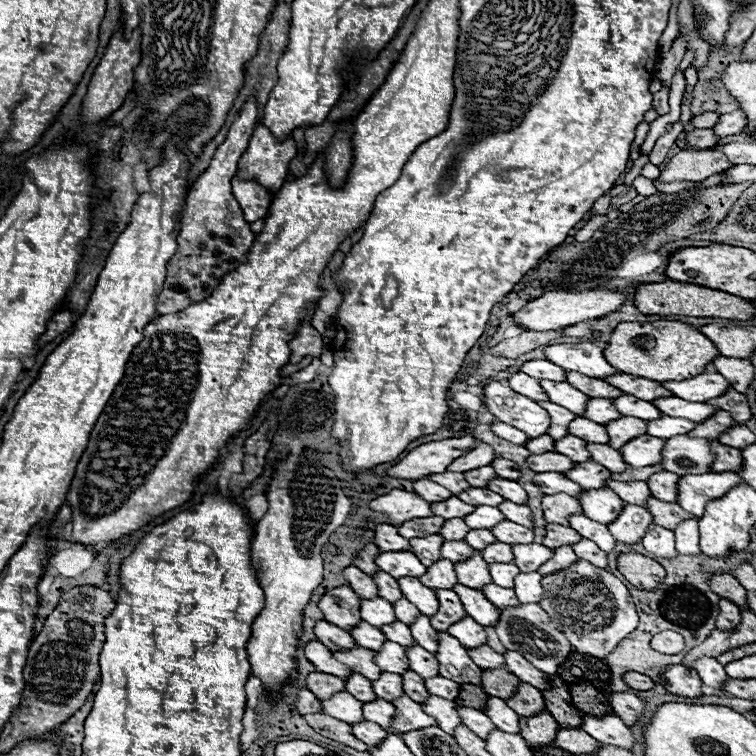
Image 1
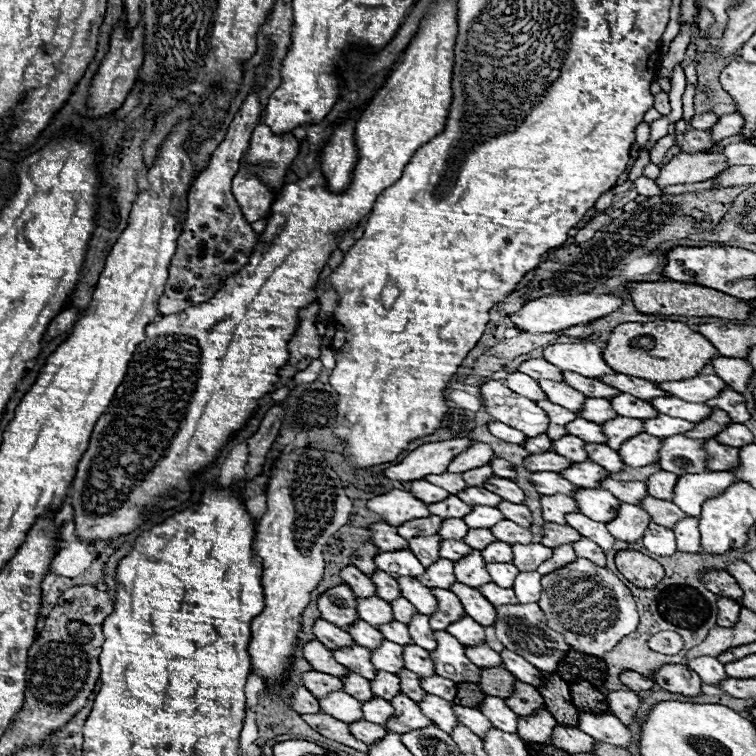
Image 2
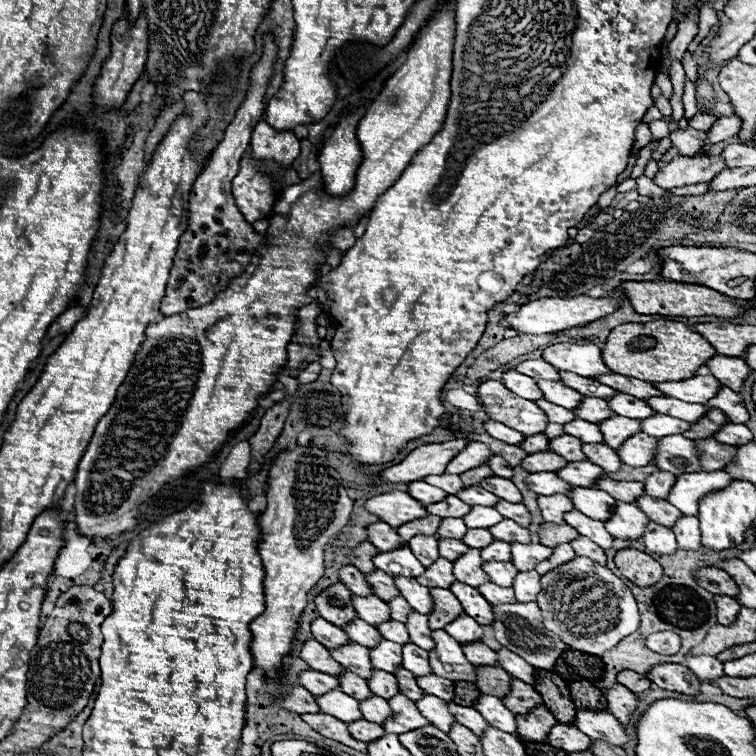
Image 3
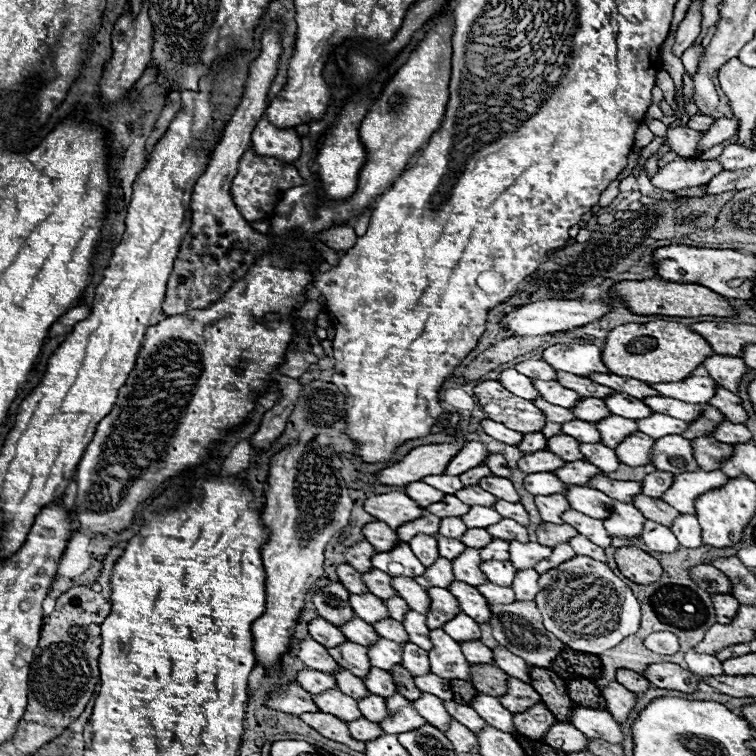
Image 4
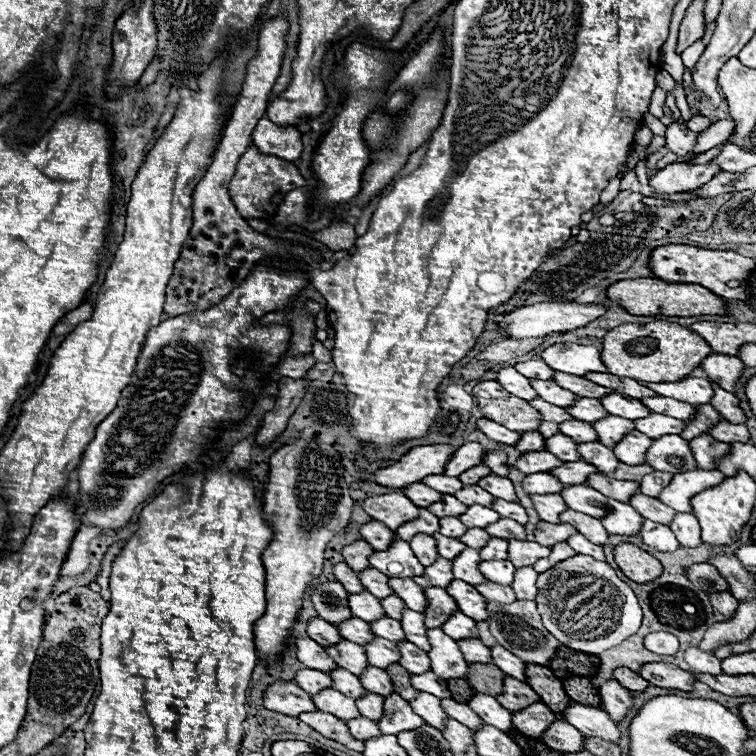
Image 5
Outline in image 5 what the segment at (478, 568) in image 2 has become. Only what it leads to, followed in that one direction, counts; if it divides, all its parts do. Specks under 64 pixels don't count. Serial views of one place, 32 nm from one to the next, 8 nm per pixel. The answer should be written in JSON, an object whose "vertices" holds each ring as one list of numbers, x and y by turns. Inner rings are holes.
{"vertices":[[466,548,464,552,460,552,460,554,452,560,452,564,454,564,454,568,452,568,454,578,460,578,460,580,464,580,464,582,468,582,468,584,472,584,472,586,486,582,484,576,480,574,480,570,478,570,478,564,480,564,480,554,478,554,478,550]]}

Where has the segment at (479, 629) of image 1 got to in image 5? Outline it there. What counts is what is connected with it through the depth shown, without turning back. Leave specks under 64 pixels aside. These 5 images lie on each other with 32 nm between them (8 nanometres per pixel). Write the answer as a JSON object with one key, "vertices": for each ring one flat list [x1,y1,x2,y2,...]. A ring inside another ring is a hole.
{"vertices":[[452,612,452,616,442,624,442,630,454,638,454,640,460,640,460,638,476,638,478,636,478,630,476,630,476,622,468,616,464,616,462,612]]}

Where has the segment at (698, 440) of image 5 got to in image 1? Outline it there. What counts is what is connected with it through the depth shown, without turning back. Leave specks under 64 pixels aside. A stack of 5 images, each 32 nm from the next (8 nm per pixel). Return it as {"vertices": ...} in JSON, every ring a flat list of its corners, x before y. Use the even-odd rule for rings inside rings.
{"vertices":[[712,440,710,446,714,452,714,462,710,464,710,470,738,470,740,468,740,464,742,464,740,450,724,446,716,440]]}

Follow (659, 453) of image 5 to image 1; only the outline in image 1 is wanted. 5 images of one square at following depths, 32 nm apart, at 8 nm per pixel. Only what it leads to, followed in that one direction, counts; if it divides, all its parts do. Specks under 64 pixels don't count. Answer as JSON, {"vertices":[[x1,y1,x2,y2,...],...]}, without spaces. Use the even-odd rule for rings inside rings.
{"vertices":[[686,434,672,436,662,448,662,466,674,474,704,474,708,462,712,460,712,450,706,438,690,438]]}

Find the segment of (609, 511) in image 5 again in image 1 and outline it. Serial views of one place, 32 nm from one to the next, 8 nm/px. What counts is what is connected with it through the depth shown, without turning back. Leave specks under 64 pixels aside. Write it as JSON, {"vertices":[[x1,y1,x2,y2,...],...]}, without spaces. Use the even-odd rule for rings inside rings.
{"vertices":[[624,504,618,518,608,524,608,530,618,542,636,544,644,536,648,524,652,524,652,516,644,506]]}

